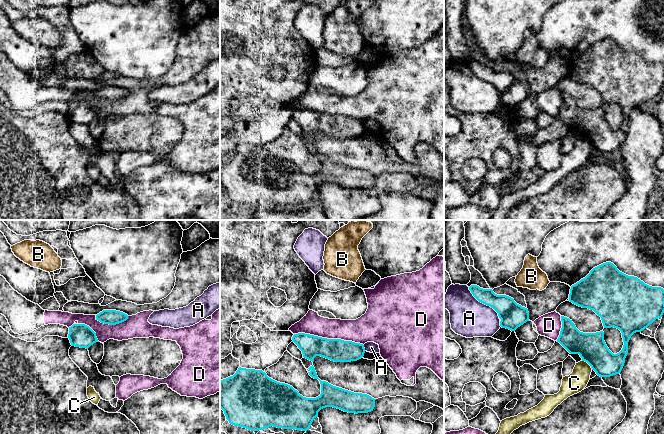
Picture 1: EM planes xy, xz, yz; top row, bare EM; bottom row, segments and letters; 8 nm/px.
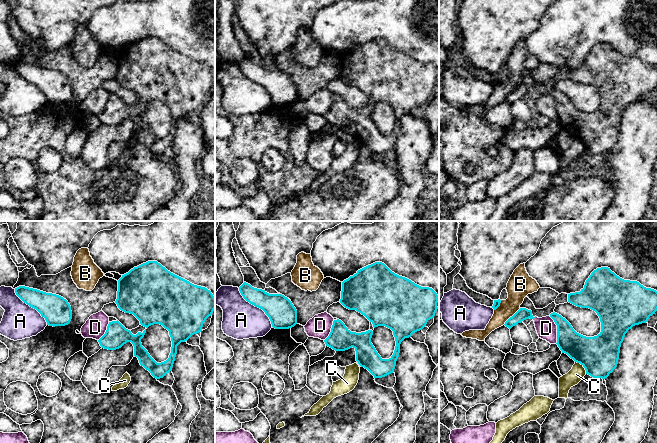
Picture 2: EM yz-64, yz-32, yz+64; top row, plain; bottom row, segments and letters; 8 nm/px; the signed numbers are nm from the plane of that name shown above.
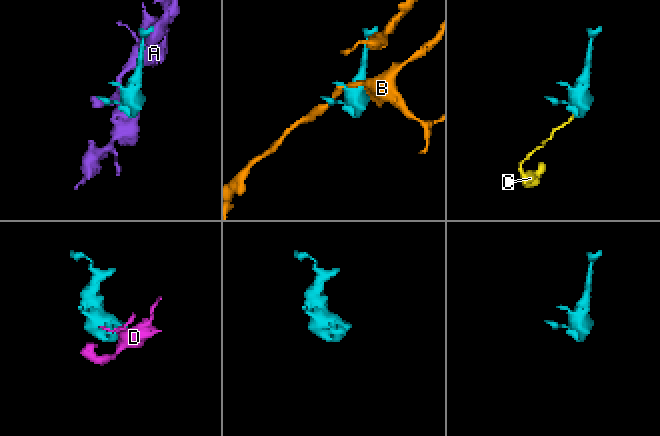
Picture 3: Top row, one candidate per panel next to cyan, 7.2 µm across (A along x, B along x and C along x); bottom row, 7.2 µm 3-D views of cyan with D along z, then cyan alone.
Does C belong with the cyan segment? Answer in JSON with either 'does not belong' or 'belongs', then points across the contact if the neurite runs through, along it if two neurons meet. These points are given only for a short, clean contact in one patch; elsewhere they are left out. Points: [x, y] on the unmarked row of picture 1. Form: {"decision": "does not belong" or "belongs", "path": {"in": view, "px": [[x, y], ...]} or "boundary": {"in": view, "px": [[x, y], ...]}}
{"decision": "does not belong", "boundary": {"in": "yz", "px": [[582, 136], [592, 145]]}}

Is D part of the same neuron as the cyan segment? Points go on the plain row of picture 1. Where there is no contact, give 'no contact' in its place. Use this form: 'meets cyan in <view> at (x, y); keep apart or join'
meets cyan in xz at (329, 115); keep apart

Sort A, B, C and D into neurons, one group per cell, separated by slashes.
A / B / C / D

